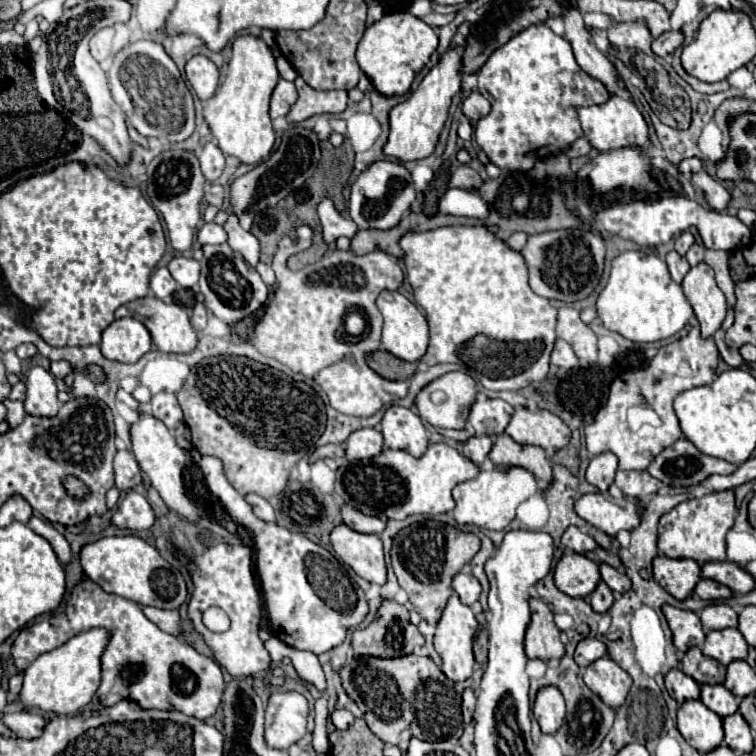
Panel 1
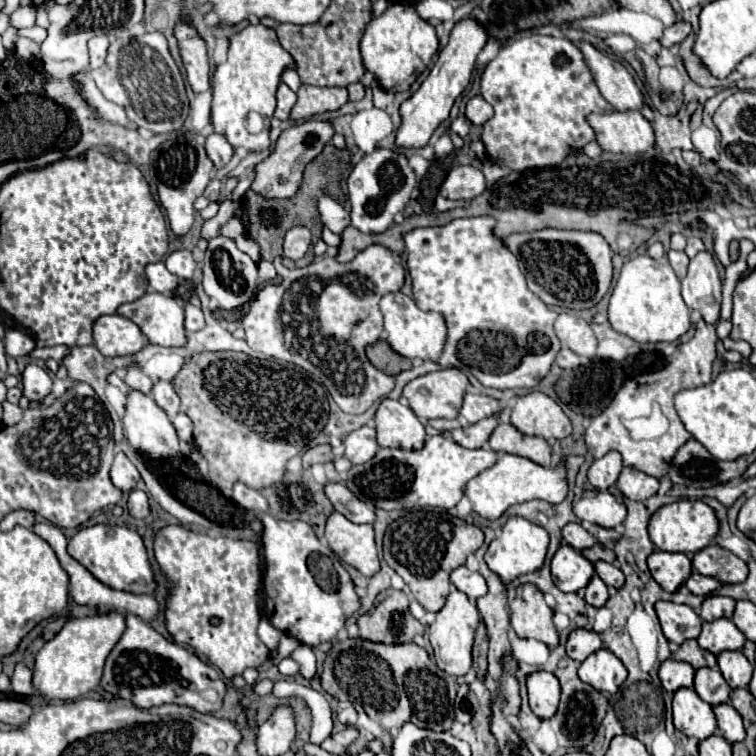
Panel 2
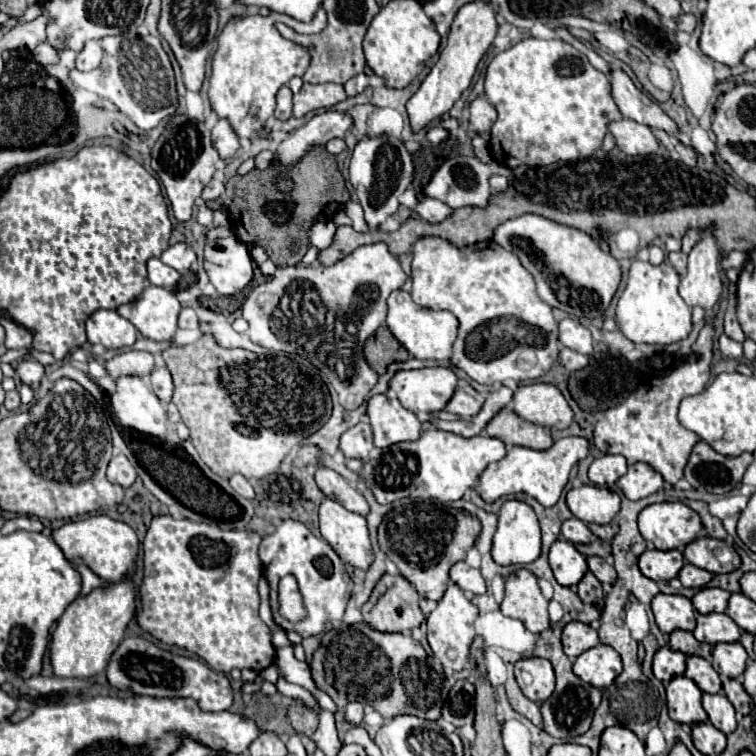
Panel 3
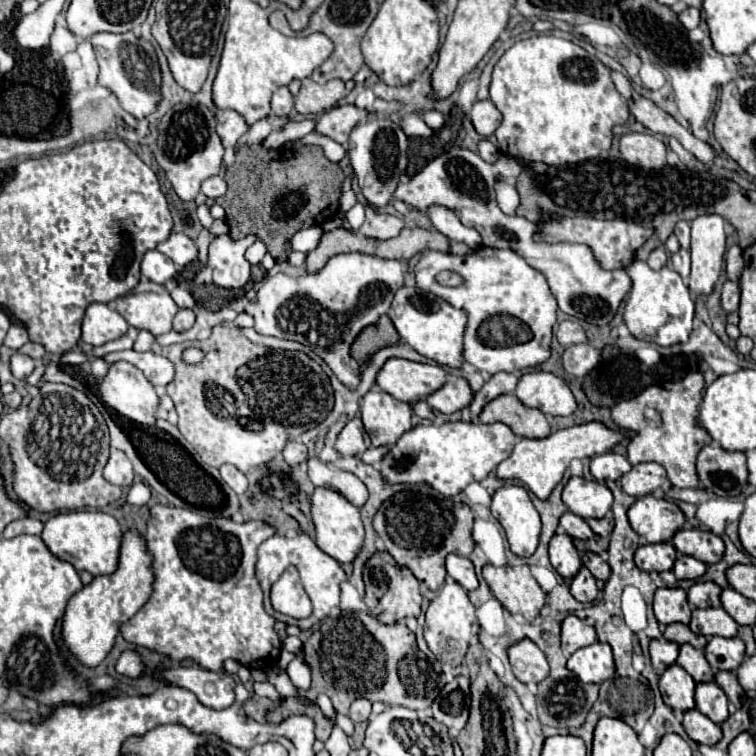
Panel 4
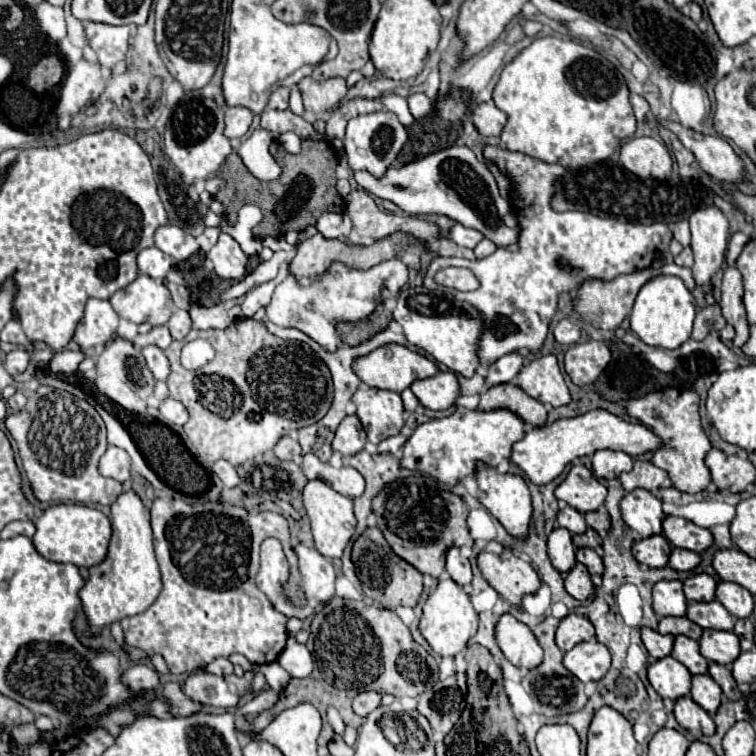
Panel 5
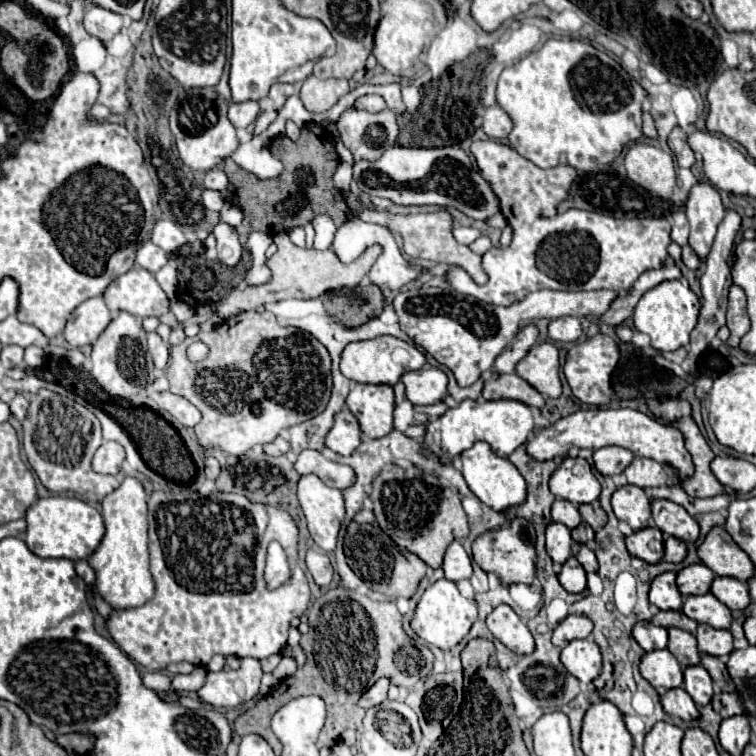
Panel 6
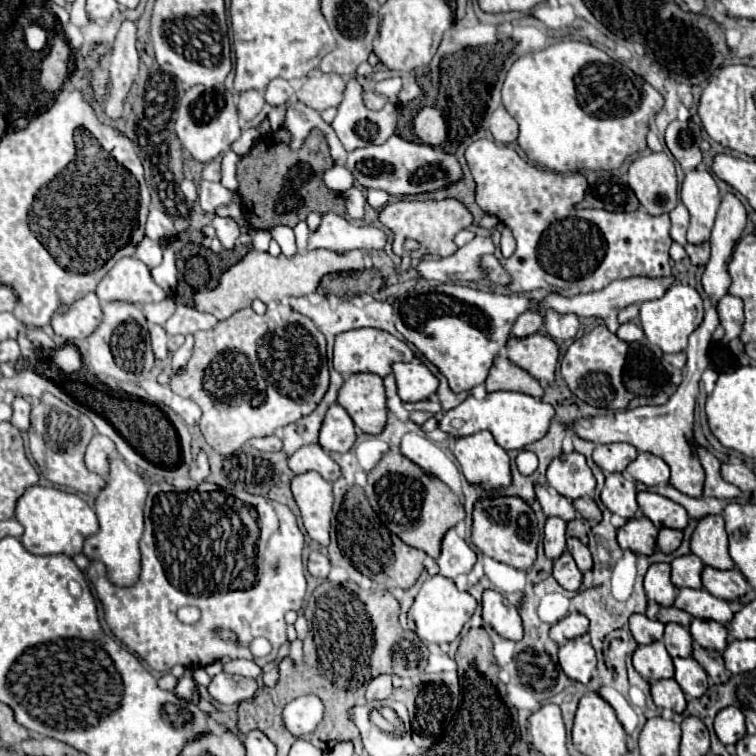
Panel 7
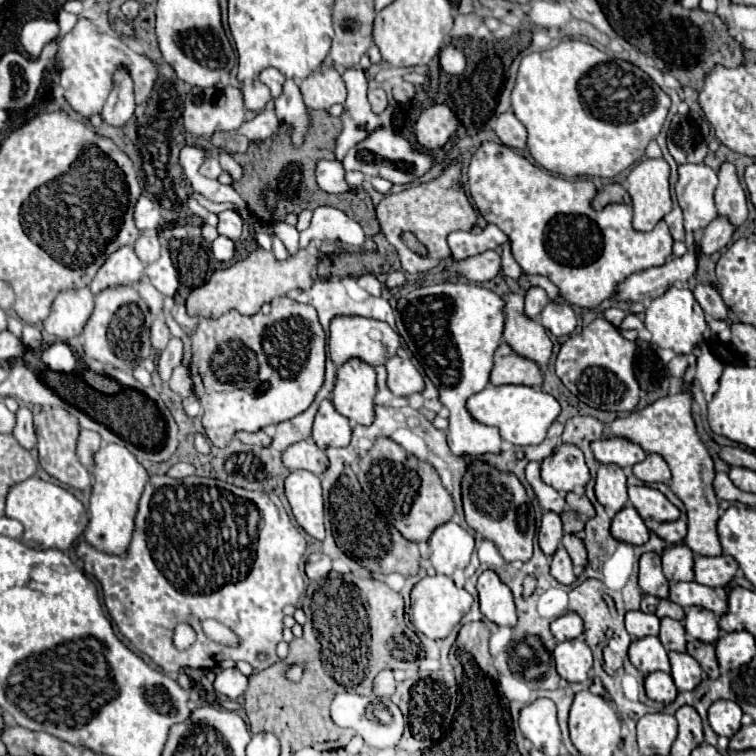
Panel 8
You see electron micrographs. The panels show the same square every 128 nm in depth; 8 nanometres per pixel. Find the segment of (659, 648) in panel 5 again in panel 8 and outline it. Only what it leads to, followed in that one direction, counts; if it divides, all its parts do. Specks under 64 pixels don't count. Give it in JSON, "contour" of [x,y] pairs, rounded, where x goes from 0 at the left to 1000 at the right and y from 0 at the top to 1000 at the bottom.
{"contour":[[[847,807],[828,812],[828,833],[839,844],[854,844],[854,841],[870,841],[873,836],[873,820],[865,812],[852,812]]]}

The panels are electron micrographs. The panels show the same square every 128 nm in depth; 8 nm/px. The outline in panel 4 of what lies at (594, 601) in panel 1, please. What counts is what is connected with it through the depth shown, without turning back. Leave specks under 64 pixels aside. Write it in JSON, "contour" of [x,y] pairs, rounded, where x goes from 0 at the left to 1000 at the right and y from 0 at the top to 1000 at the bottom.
{"contour":[[[770,749],[770,754],[754,770],[754,783],[765,796],[786,796],[786,791],[791,786],[791,775],[788,775],[788,765],[780,759],[780,754],[775,754]]]}

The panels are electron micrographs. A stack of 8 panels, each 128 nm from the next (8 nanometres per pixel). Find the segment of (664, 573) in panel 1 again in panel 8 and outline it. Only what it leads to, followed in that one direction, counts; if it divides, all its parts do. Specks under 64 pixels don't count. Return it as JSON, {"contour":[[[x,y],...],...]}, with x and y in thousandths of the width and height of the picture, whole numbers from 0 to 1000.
{"contour":[[[828,669],[828,675],[820,675],[812,688],[810,688],[810,709],[820,717],[836,720],[836,722],[847,722],[852,717],[857,717],[860,712],[860,701],[854,698],[852,688],[847,685],[847,680],[839,675],[839,669]]]}

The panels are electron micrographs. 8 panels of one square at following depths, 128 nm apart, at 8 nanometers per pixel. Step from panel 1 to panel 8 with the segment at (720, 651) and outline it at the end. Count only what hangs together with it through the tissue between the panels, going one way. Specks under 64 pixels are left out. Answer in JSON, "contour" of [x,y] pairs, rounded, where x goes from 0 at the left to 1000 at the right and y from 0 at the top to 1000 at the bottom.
{"contour":[[[894,770],[894,772],[889,772],[886,775],[886,794],[902,804],[926,802],[926,804],[942,807],[950,815],[963,810],[963,796],[944,778],[929,775],[923,770]]]}

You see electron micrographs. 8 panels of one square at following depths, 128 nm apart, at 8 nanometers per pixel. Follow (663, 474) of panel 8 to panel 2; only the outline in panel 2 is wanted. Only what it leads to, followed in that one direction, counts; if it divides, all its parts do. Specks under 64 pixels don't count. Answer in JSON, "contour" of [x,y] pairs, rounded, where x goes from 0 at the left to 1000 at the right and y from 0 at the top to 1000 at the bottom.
{"contour":[[[823,619],[815,643],[833,661],[854,661],[870,651],[873,635],[839,619]]]}

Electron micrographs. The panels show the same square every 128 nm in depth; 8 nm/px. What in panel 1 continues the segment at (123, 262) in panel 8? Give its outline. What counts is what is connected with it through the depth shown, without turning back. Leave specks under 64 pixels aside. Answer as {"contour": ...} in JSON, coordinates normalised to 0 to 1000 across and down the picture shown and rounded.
{"contour":[[[193,392],[193,394],[175,397],[175,399],[169,399],[169,402],[164,402],[164,405],[159,405],[153,410],[153,421],[167,421],[167,418],[185,423],[198,437],[201,450],[204,450],[204,455],[206,455],[206,460],[212,466],[220,466],[220,468],[249,468],[262,455],[259,437],[254,434],[251,421],[249,421],[249,407],[243,407],[238,402],[217,402],[209,394]]]}

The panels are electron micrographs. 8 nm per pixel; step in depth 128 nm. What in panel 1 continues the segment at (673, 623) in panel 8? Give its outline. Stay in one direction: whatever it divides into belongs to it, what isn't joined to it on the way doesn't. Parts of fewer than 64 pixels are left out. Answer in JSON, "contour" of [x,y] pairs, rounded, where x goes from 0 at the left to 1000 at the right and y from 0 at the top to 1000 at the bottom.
{"contour":[[[929,907],[929,923],[926,923],[942,942],[960,950],[976,942],[979,926],[971,923],[958,907]]]}

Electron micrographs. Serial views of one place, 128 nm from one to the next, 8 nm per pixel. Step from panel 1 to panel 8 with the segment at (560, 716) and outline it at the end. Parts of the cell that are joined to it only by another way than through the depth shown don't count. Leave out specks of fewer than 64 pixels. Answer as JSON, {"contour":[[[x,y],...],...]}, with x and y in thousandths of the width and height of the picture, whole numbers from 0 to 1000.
{"contour":[[[643,754],[632,765],[635,807],[638,812],[659,828],[683,828],[683,804],[675,778],[659,765],[656,757]]]}

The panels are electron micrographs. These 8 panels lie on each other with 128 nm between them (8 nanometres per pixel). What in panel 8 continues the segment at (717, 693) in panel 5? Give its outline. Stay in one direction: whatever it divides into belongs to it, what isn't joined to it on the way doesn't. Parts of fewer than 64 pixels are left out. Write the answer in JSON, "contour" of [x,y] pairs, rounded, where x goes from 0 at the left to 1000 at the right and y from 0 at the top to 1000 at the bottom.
{"contour":[[[884,862],[886,878],[889,878],[889,897],[894,902],[894,910],[902,913],[918,913],[926,905],[929,884],[913,865],[897,865]]]}

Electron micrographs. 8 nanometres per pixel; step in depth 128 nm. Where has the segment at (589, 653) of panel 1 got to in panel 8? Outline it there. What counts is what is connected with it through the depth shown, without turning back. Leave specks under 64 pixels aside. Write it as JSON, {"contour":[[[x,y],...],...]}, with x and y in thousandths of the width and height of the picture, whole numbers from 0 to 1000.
{"contour":[[[751,810],[751,812],[741,815],[741,817],[735,817],[728,825],[728,833],[730,833],[730,839],[733,839],[733,844],[738,849],[759,847],[759,844],[765,844],[772,836],[772,823],[770,823],[770,817],[762,810]]]}

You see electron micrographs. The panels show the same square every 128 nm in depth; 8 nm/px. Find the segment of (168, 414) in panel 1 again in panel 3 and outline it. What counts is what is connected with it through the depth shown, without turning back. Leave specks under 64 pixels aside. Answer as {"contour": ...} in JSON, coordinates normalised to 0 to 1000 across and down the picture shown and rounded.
{"contour":[[[206,487],[206,489],[198,495],[196,505],[198,505],[201,519],[204,519],[217,534],[222,534],[225,526],[228,526],[228,519],[230,519],[230,508],[228,508],[228,497],[225,497],[222,487]]]}

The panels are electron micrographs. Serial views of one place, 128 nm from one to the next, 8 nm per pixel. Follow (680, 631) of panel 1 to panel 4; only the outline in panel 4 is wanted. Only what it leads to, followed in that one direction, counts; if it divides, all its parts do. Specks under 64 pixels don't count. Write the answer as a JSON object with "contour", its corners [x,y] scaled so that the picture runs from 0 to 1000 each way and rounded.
{"contour":[[[870,778],[865,786],[865,812],[873,825],[913,825],[910,791],[902,778]]]}

